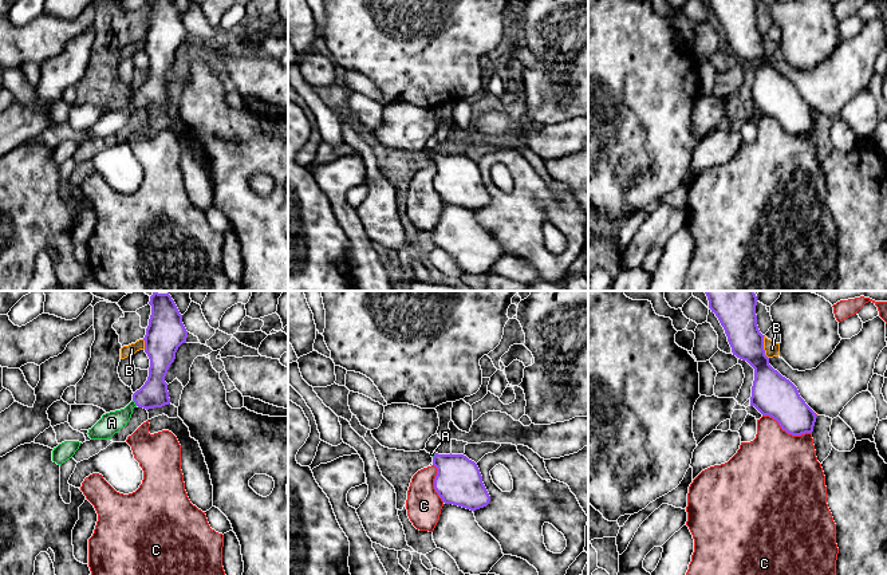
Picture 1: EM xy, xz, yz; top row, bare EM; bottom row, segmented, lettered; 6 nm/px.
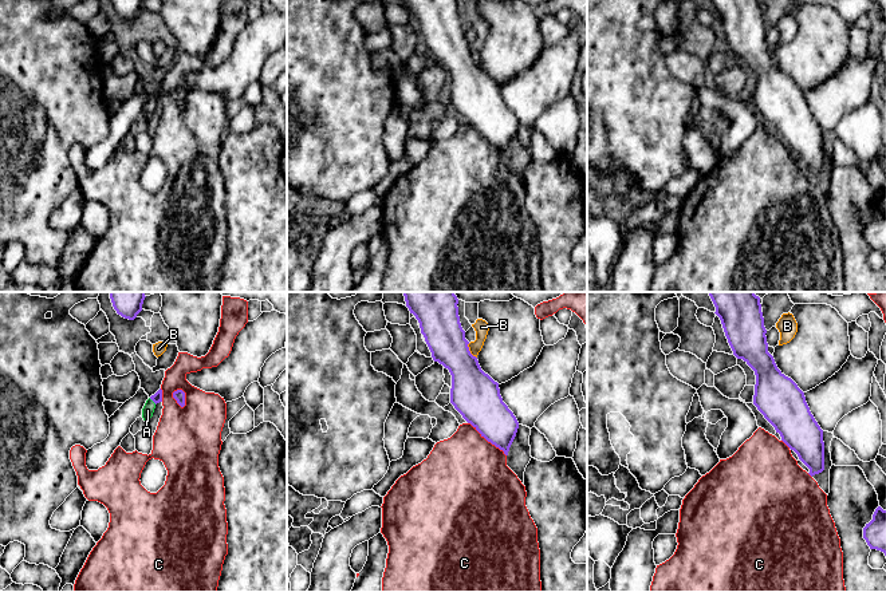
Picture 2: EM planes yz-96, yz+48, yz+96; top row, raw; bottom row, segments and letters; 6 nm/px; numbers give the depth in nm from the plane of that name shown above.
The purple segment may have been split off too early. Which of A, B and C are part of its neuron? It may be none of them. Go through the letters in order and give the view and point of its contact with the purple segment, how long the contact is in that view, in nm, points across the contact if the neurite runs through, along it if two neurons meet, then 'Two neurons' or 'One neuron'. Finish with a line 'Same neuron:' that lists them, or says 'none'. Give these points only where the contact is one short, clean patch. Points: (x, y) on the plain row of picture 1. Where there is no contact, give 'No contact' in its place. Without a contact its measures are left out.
A: Touches purple at xy (134, 101). Shared border 50 nm. Path across: xy (154, 93), (134, 101), (111, 122). One neuron
B: Touches purple at yz (763, 47). Shared border 150 nm. Two neurons
C: Touches purple at yz (787, 132). Shared border 320 nm. Two neurons
Same neuron: A

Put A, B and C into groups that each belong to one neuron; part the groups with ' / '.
A / B / C

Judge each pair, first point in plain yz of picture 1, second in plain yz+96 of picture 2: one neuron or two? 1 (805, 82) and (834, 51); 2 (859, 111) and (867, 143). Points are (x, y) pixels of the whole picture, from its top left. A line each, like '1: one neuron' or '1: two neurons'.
1: two neurons
2: one neuron

